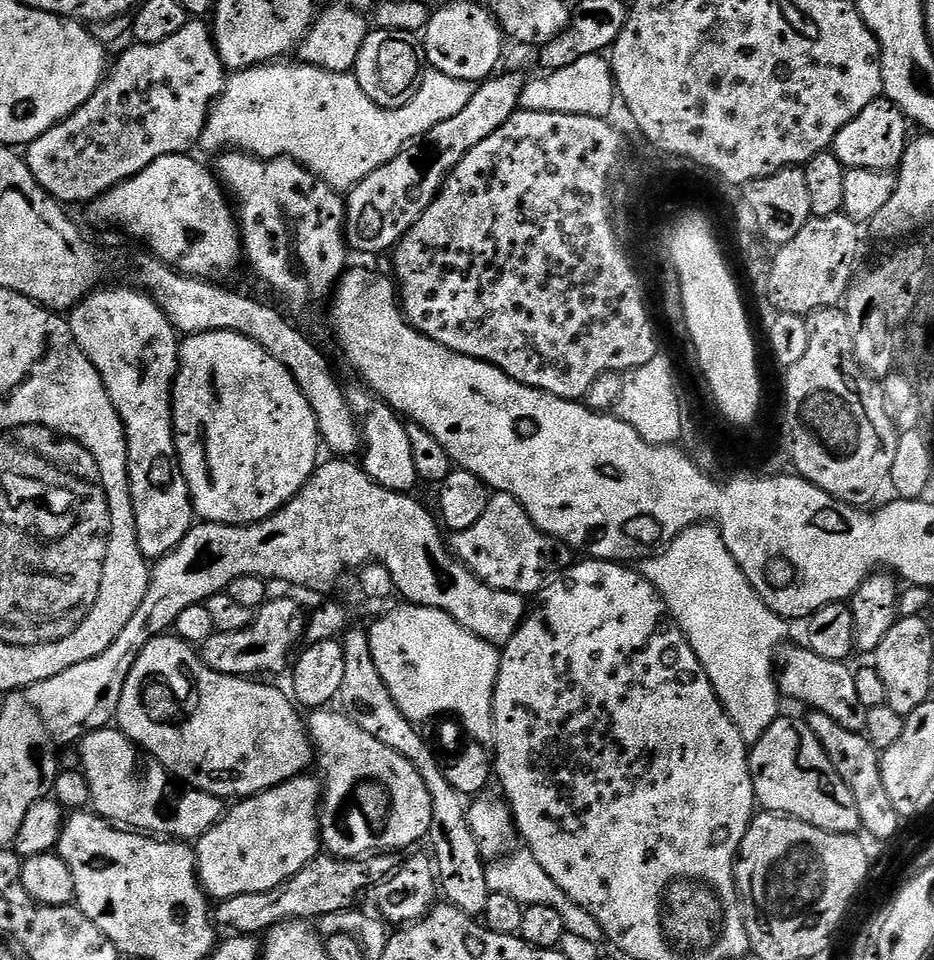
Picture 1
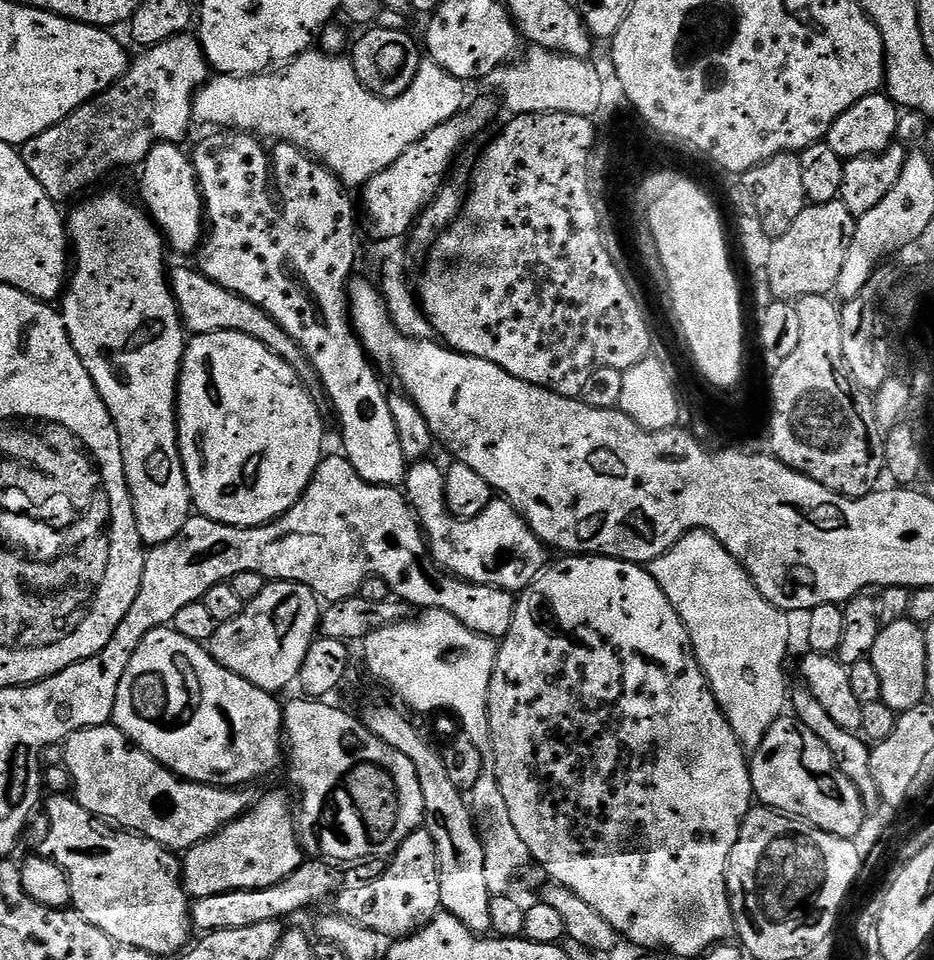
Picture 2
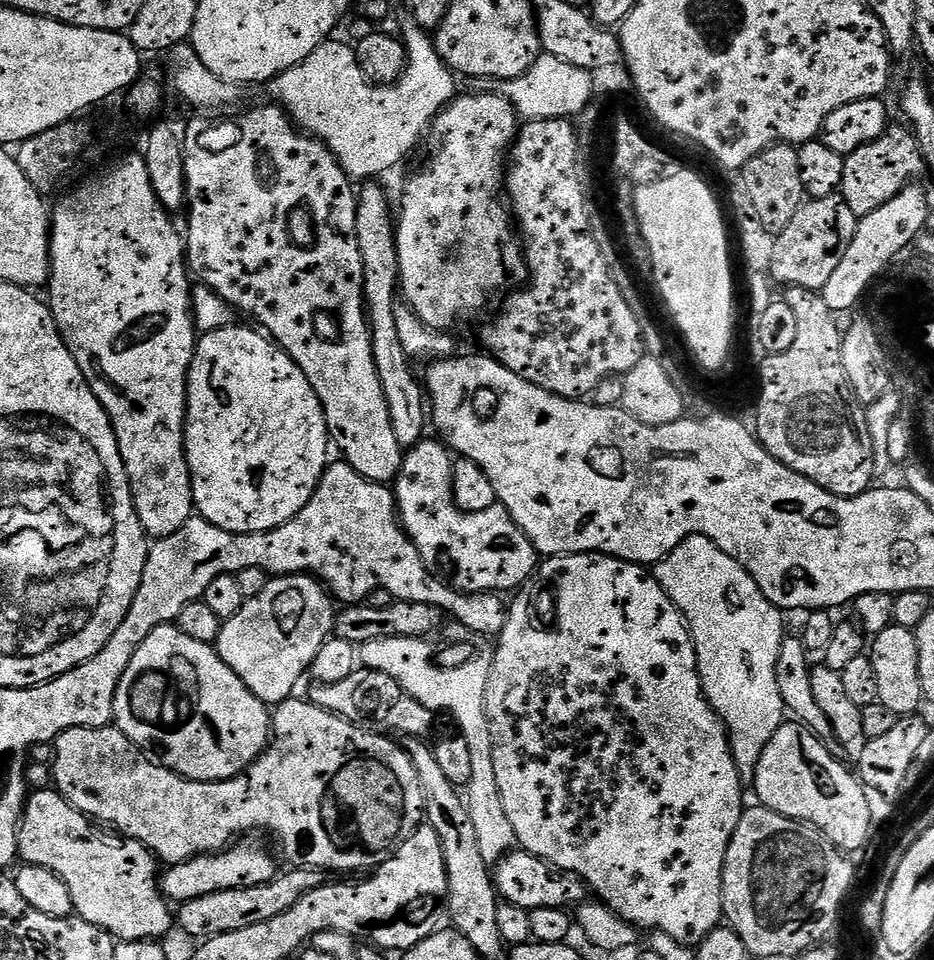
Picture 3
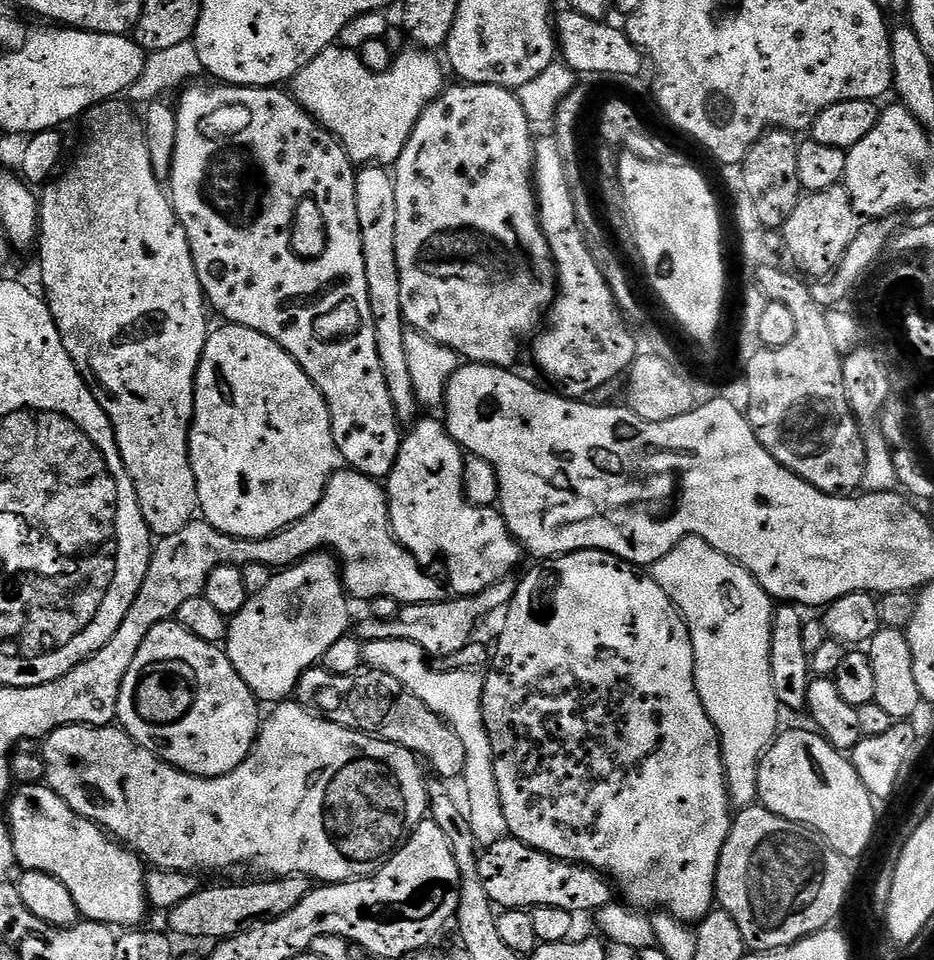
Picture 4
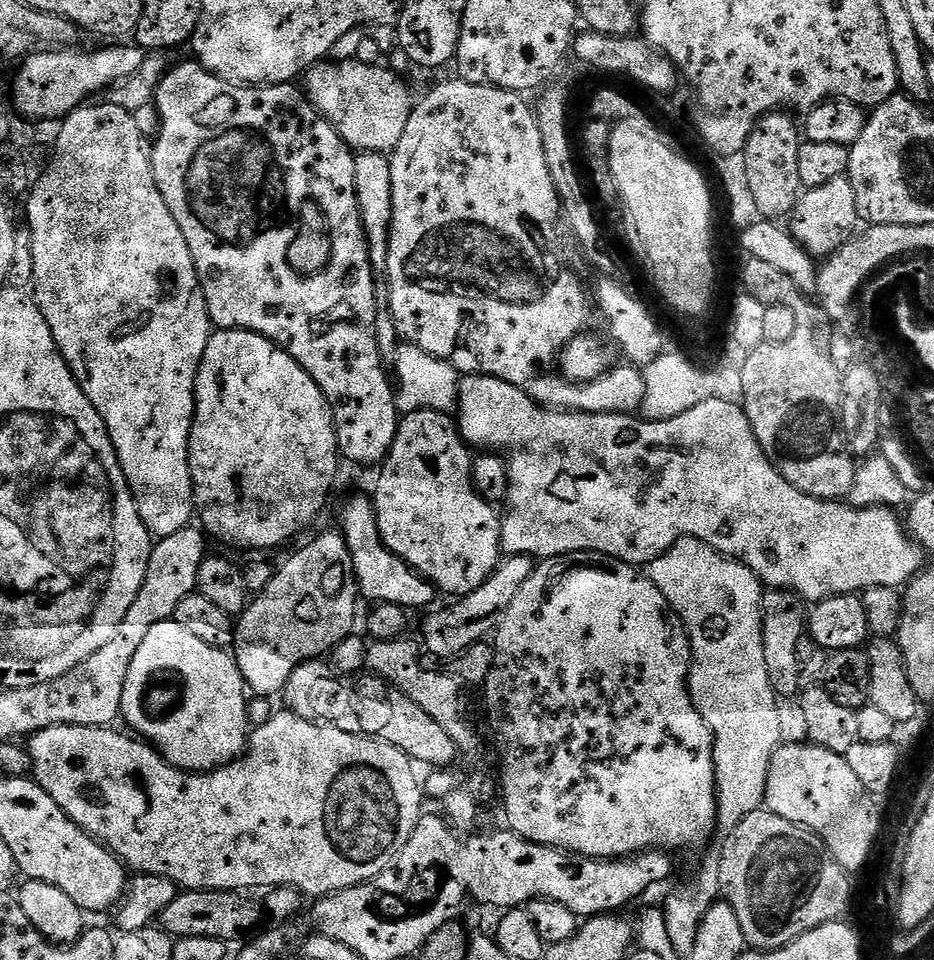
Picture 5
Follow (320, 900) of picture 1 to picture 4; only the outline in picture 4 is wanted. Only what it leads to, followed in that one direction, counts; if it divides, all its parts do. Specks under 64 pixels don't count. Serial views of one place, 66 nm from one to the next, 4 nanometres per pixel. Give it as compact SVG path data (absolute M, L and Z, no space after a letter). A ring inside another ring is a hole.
M293 874L264 878L261 881L261 884L220 884L217 888L201 886L197 892L190 894L190 898L178 902L178 906L168 911L167 931L177 937L189 936L192 940L228 940L255 924L265 924L267 920L273 920L294 910L294 906L298 906L298 902L302 902L302 898L306 898L310 890L310 881L306 876Z

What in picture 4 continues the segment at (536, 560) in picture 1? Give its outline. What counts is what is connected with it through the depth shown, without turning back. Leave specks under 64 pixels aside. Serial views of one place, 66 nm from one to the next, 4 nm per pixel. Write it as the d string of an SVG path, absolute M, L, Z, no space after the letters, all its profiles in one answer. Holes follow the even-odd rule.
M417 419L407 429L400 442L394 470L390 470L386 477L388 525L396 535L396 541L410 550L410 554L422 567L435 573L447 585L453 597L476 596L482 590L494 586L494 582L507 580L513 575L512 571L520 564L522 549L495 507L479 508L466 498L462 482L466 453L448 437L443 419L424 419Z

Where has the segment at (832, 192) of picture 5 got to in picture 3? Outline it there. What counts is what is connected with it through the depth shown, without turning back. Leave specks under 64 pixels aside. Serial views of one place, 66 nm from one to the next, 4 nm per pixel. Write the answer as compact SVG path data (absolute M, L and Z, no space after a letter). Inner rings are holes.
M839 194L805 202L798 214L794 214L790 226L775 237L771 279L780 286L820 292L826 282L835 277L846 249L854 242L857 219L854 210L846 206L844 197Z

